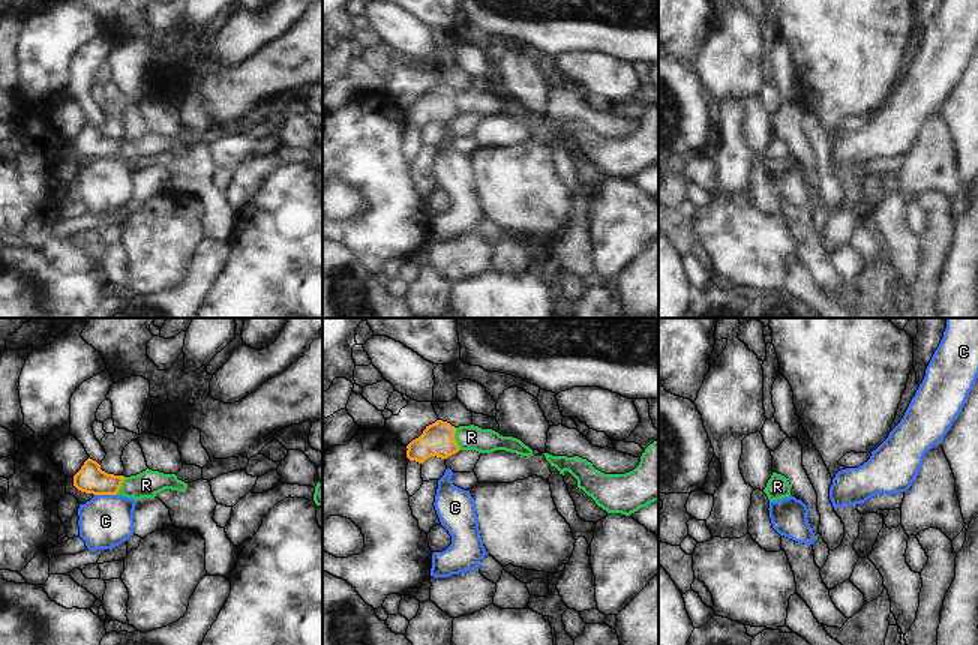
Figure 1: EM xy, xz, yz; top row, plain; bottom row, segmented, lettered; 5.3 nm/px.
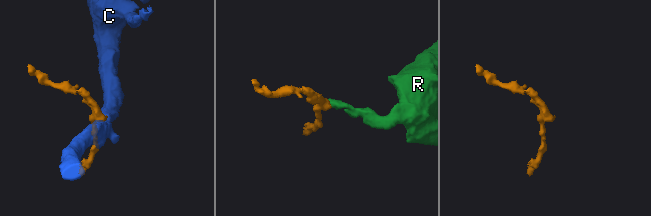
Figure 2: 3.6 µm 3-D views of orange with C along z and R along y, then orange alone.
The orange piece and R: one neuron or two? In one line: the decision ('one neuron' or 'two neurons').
one neuron

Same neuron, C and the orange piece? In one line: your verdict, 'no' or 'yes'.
no

